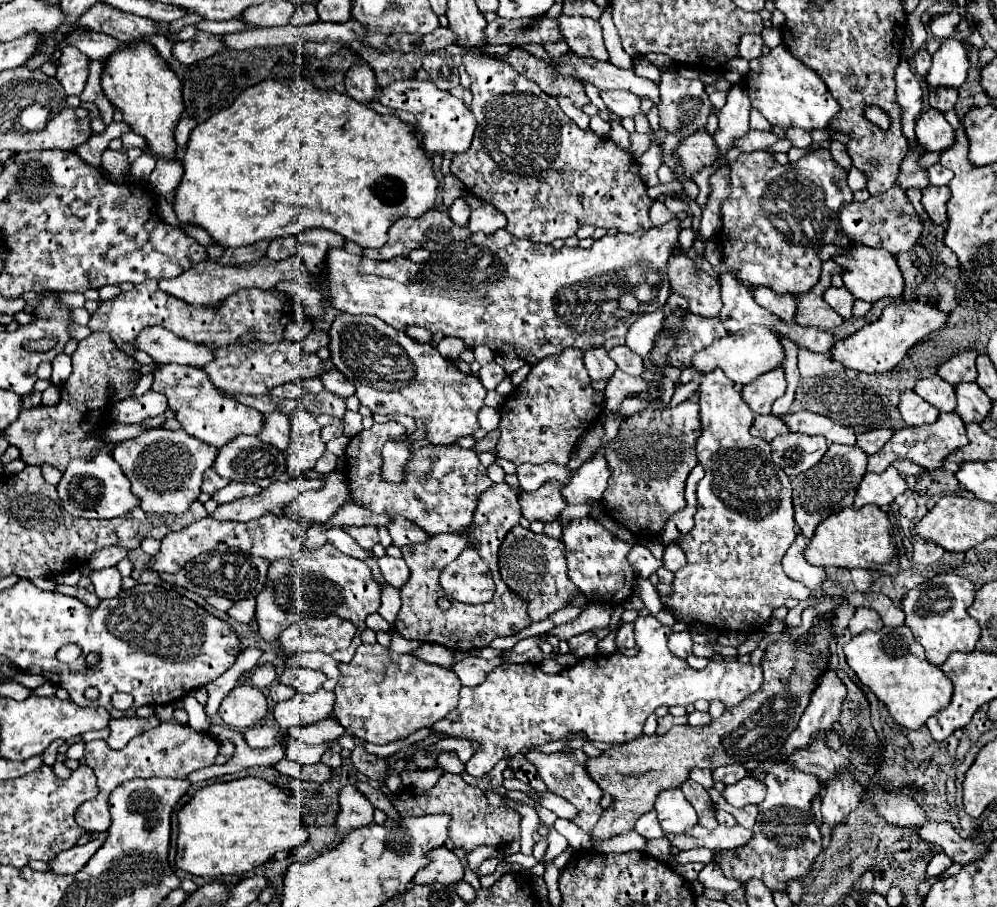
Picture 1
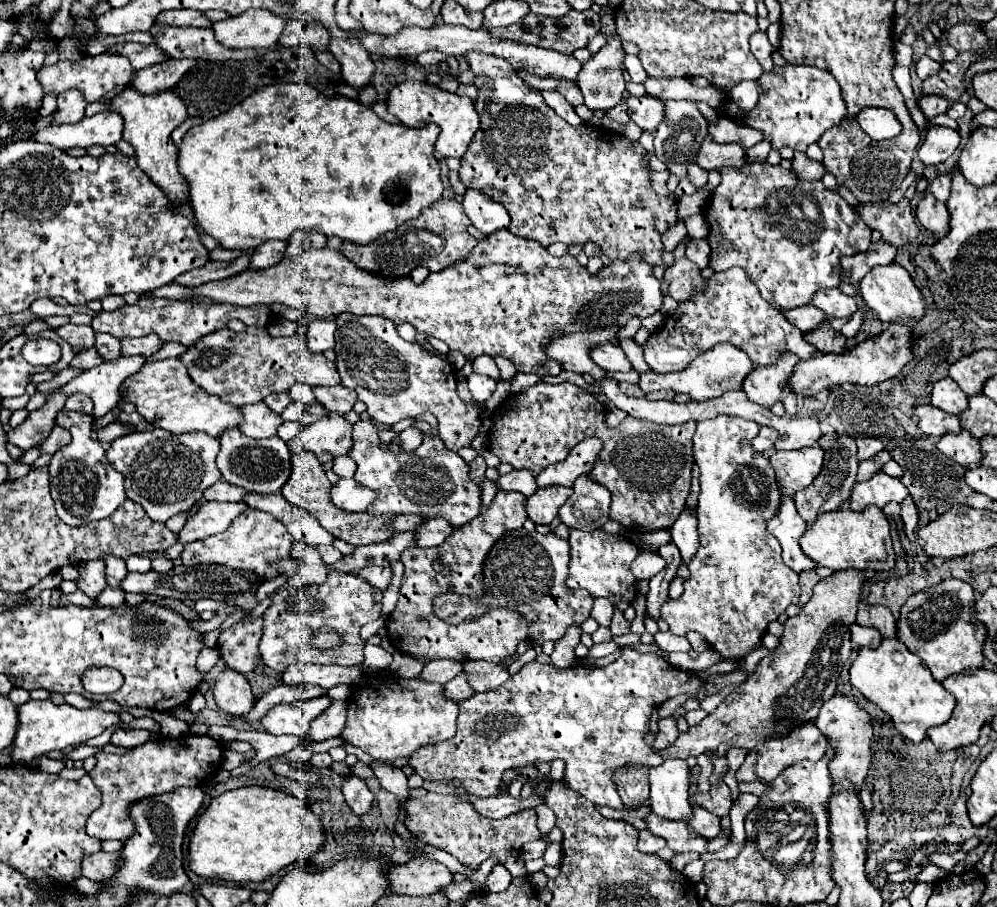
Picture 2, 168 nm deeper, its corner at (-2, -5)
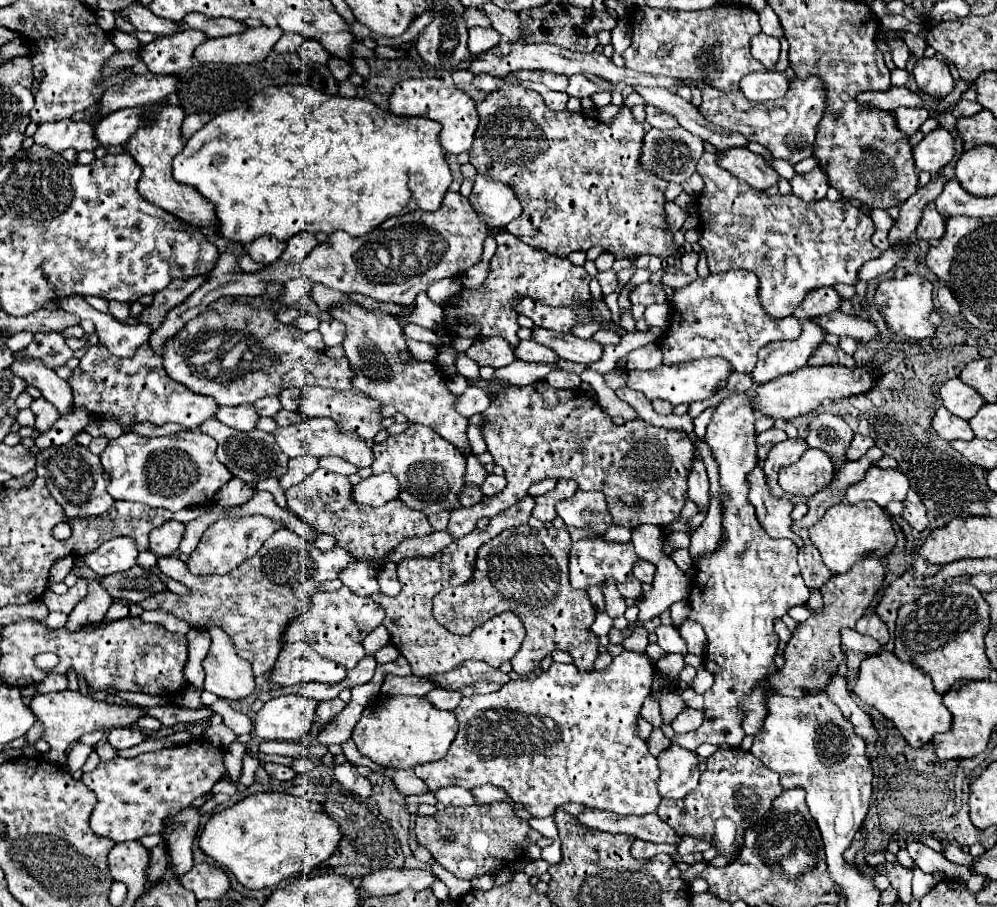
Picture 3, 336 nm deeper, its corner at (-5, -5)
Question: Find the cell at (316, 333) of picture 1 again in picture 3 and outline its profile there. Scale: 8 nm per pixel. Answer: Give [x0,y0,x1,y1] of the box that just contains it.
[319,320,345,346]

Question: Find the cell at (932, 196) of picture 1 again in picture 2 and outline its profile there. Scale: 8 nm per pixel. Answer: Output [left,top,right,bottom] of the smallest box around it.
[916,192,950,236]

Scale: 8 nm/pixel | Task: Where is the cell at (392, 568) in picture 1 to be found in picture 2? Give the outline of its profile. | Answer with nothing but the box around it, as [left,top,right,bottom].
[358,566,392,590]

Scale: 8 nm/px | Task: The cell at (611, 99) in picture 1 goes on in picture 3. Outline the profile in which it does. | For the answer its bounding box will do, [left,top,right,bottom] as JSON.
[647,106,679,130]

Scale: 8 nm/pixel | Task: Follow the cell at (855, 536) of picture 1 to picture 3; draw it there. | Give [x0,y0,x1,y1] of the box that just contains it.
[809,500,895,574]

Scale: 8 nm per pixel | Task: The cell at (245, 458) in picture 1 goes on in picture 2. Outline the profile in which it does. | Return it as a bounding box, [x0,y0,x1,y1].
[218,428,292,494]

